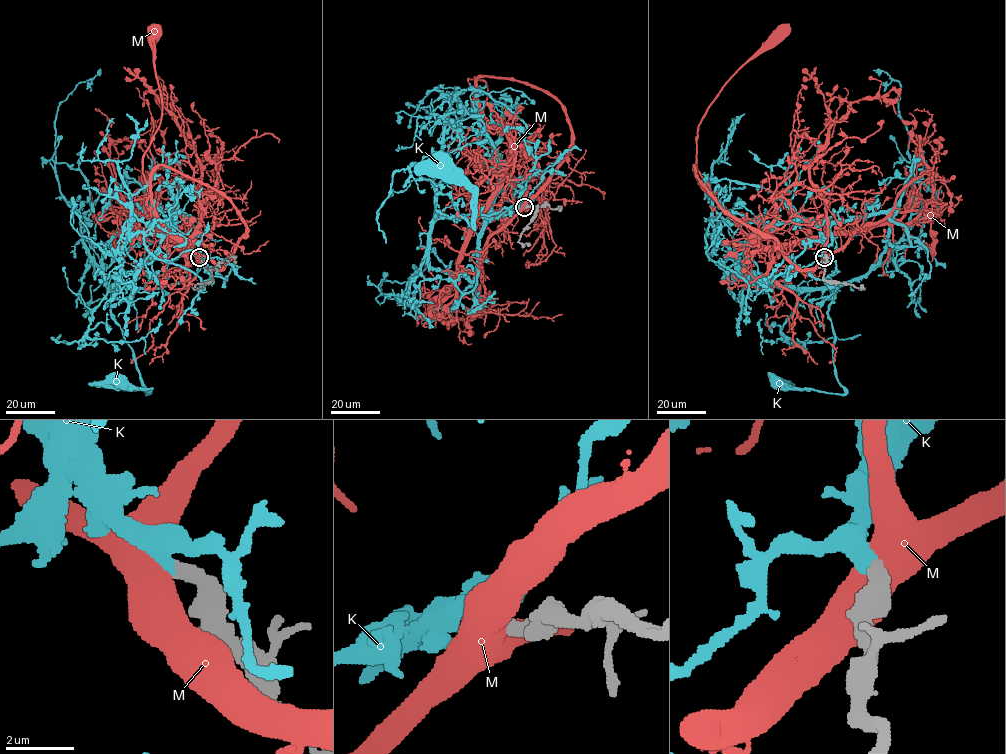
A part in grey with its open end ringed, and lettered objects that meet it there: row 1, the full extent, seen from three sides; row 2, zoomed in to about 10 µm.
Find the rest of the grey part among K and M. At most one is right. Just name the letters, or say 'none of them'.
K

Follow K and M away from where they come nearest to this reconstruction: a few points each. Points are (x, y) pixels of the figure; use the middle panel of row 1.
K: (524, 207), (491, 218), (479, 213), (438, 218), (436, 210), (461, 216), (472, 228), (472, 192), (443, 160)
M: (524, 207), (505, 225), (483, 217), (510, 142), (485, 117), (468, 79), (483, 80), (487, 89), (480, 161)

